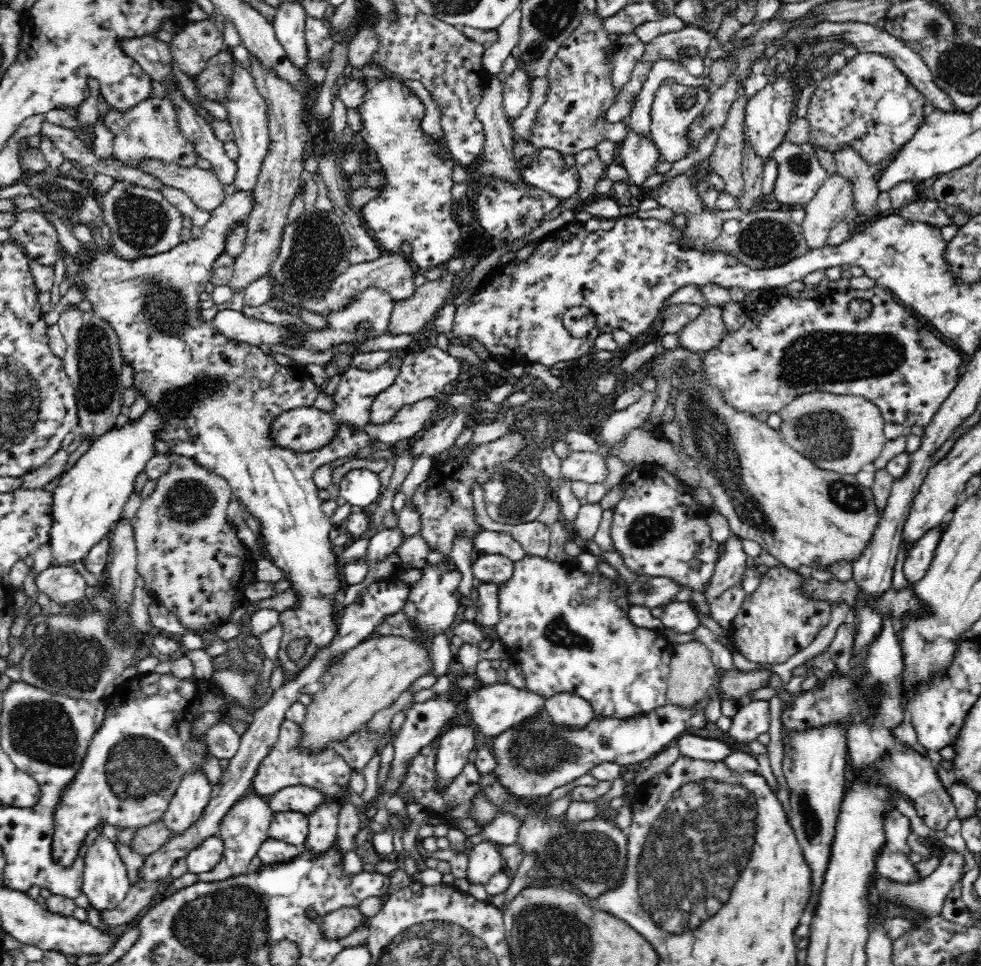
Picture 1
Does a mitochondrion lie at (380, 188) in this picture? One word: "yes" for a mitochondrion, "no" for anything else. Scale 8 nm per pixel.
no

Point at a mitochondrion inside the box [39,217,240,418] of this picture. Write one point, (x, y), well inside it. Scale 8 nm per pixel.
(93, 347)

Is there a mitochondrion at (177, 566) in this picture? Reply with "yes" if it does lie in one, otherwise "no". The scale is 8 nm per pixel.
no

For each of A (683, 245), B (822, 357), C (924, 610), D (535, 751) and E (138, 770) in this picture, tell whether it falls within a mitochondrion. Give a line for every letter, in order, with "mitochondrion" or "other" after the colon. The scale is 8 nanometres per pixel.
A: other
B: mitochondrion
C: other
D: mitochondrion
E: mitochondrion

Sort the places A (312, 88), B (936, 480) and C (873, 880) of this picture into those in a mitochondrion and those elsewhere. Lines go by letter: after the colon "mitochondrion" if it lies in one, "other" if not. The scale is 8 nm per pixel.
A: other
B: other
C: other

